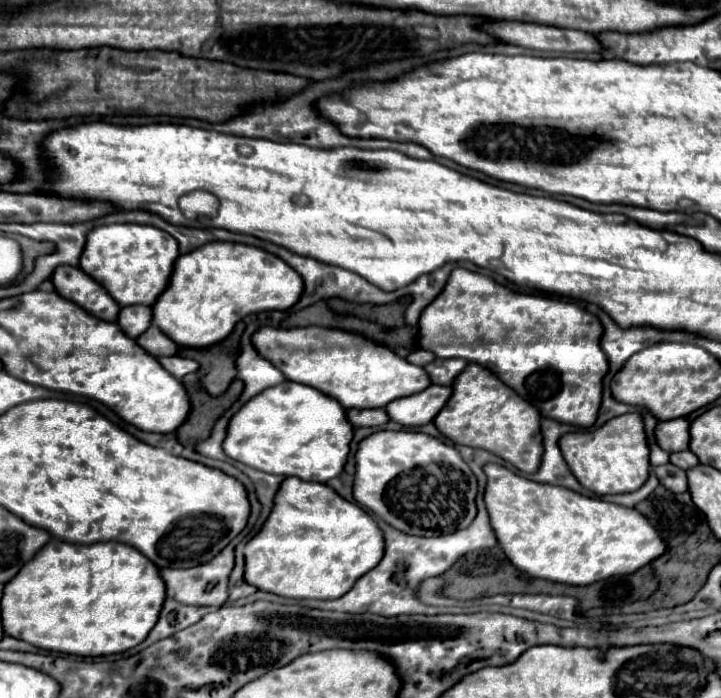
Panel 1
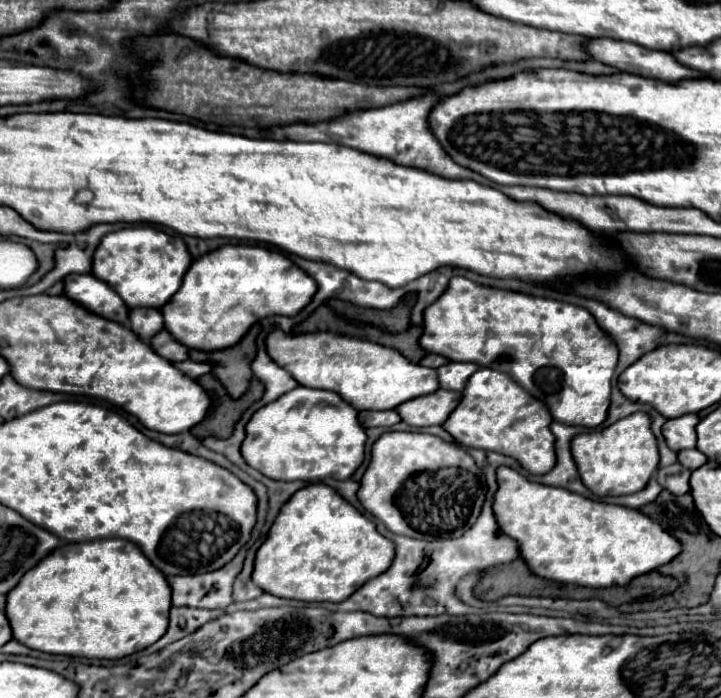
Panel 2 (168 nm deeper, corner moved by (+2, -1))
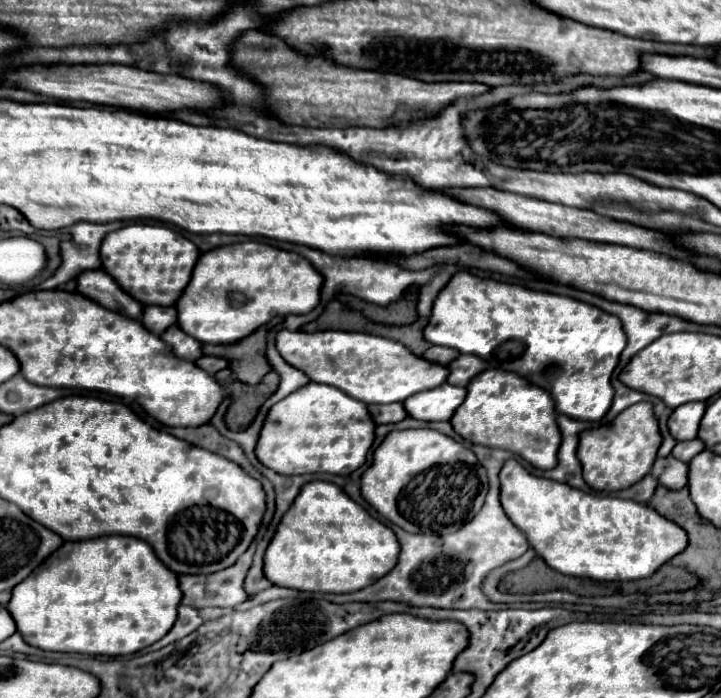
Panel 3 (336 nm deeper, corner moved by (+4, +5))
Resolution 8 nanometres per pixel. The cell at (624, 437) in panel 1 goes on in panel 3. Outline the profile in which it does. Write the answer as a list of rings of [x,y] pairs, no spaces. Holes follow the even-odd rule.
[[[635,403],[619,413],[609,425],[585,429],[579,439],[577,457],[583,467],[585,483],[595,491],[621,491],[641,481],[653,467],[661,435],[651,403]]]

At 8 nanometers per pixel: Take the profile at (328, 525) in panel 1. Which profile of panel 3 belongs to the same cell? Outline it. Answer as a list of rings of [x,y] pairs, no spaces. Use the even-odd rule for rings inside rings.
[[[311,481],[303,485],[303,491],[299,491],[299,499],[295,499],[287,515],[283,515],[283,519],[279,521],[277,531],[265,551],[263,573],[277,587],[321,593],[353,593],[389,573],[397,563],[397,555],[399,541],[387,525],[371,517],[341,487],[325,481]]]

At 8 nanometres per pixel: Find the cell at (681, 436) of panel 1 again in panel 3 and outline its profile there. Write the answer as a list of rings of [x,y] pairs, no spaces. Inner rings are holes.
[[[685,403],[683,407],[677,407],[669,417],[669,433],[677,441],[689,441],[697,437],[697,423],[701,423],[701,417],[705,413],[705,403]]]

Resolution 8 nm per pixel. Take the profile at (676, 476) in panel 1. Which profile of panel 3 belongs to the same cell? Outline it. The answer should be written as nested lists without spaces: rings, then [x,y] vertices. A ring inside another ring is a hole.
[[[669,455],[655,461],[651,475],[667,489],[683,489],[687,485],[687,463]]]

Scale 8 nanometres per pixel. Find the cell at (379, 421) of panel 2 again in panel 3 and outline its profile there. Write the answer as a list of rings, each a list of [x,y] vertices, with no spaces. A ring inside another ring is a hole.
[[[389,403],[389,405],[371,405],[367,407],[371,411],[371,417],[375,423],[399,423],[407,417],[407,411],[403,409],[403,403]]]

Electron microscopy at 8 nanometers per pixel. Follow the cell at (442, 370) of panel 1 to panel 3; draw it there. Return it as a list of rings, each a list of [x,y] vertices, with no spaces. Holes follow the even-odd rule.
[[[459,355],[447,367],[449,367],[447,383],[457,385],[457,387],[467,387],[467,383],[475,375],[479,375],[483,369],[487,369],[487,363],[483,359],[479,359],[477,355]]]

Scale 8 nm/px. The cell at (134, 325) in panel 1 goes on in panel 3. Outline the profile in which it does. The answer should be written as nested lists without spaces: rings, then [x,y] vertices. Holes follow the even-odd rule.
[[[145,305],[143,307],[143,317],[141,323],[155,335],[161,335],[167,327],[177,323],[177,311],[175,307],[155,307],[155,305]]]

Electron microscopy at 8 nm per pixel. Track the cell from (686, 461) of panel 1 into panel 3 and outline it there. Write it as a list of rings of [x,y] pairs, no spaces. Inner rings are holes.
[[[693,439],[693,441],[681,441],[681,443],[675,445],[675,449],[673,449],[671,455],[677,457],[679,461],[689,463],[689,459],[693,459],[695,455],[699,455],[703,449],[705,449],[705,447],[703,447],[703,443],[701,443],[699,439]]]

